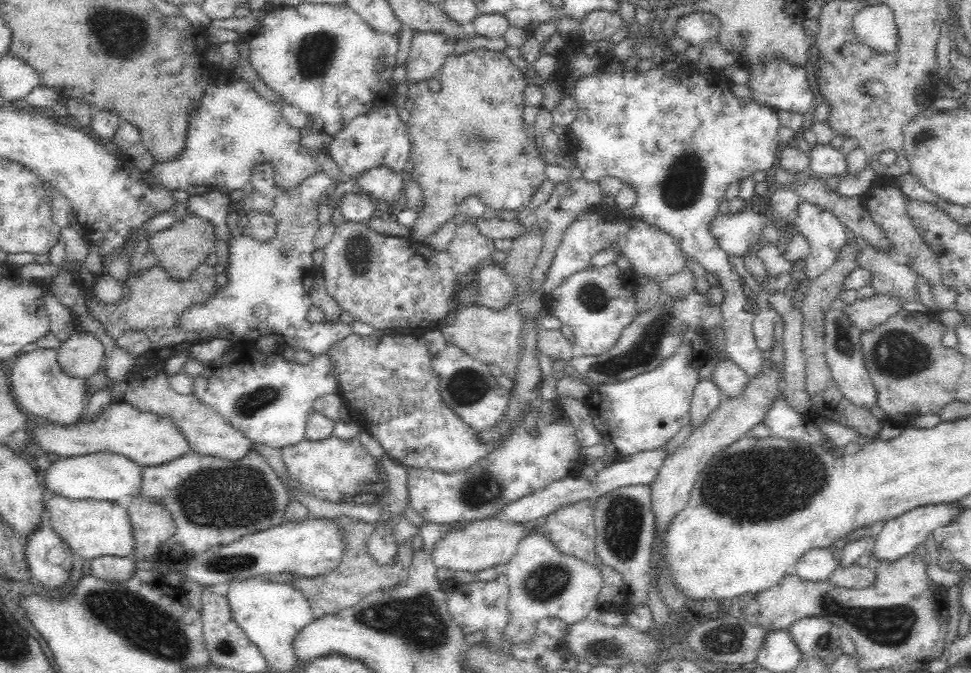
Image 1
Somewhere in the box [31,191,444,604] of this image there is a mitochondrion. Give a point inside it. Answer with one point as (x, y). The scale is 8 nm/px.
(235, 498)

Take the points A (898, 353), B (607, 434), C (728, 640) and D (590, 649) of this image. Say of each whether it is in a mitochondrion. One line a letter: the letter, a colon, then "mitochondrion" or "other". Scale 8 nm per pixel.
A: mitochondrion
B: other
C: mitochondrion
D: mitochondrion

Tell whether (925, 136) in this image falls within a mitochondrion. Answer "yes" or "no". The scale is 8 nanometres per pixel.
yes

